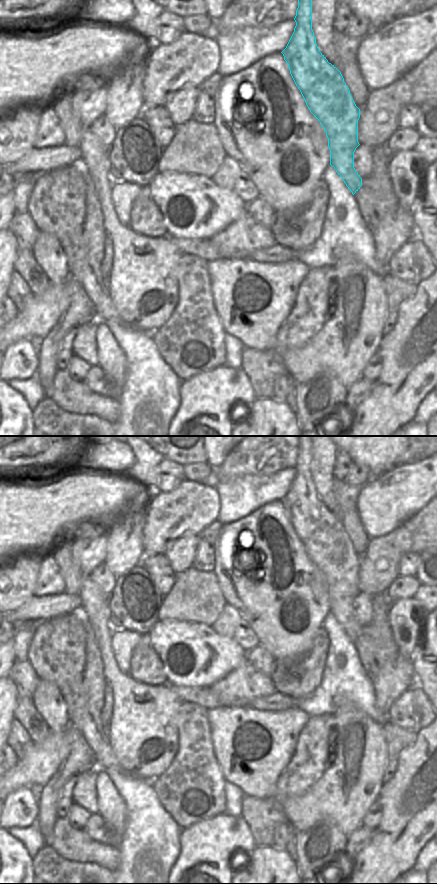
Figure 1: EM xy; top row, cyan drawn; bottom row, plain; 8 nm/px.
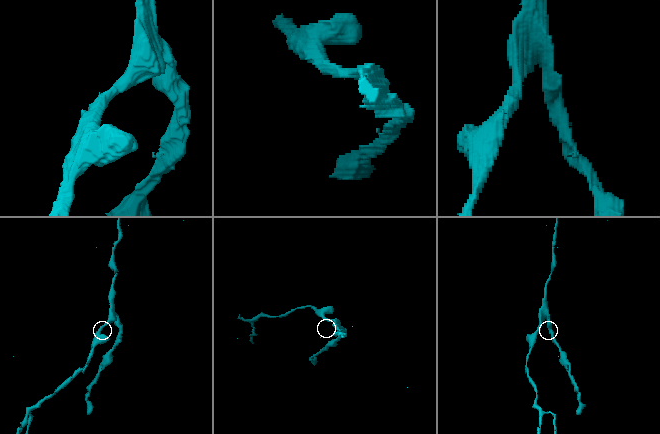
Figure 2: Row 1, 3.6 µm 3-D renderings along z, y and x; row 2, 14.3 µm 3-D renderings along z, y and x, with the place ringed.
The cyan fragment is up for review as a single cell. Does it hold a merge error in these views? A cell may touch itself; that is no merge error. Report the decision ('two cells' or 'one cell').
two cells

